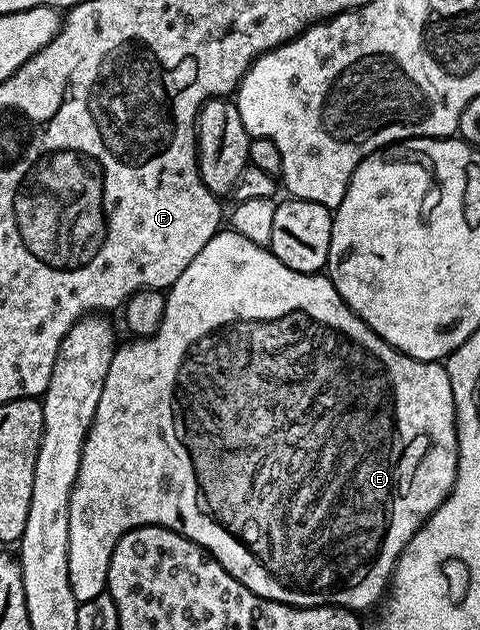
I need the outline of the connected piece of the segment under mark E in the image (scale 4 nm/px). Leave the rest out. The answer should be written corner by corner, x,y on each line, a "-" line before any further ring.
233,228
219,229
218,233
200,248
196,260
180,272
180,280
176,280
169,286
166,294
166,307
164,308
164,320
160,328
151,338
134,338
115,349
112,356
112,364
108,368
108,380
104,392
100,396
100,404
96,408
96,416
92,420
92,428
86,437
84,452
80,460
80,472
76,476
76,484
72,488
72,500
70,501
70,527
68,528
68,572
72,580
72,592
79,602
92,600
92,596
100,596
106,590
108,580
108,564
112,560
114,546
130,530
141,526
163,526
165,530
175,530
184,535
196,545
202,547
211,558
215,558
222,567
240,584
244,584
256,596
267,598
273,602
283,602
289,606
342,606
346,610
363,612
369,606
377,607
383,601
387,593
390,578
394,575
394,565
398,563
398,557
404,552
408,540
421,530
426,521
440,508
440,504
450,494
454,487
454,481
458,475
458,425
454,415
454,397
448,380
448,372
445,365
438,362
421,362
410,358
398,350
392,349
364,320
360,320
357,314
351,310
348,303
342,299
340,292
336,292
334,285
330,283
325,273
301,274
292,268
288,268
277,256
265,246
258,246
252,240
240,236

